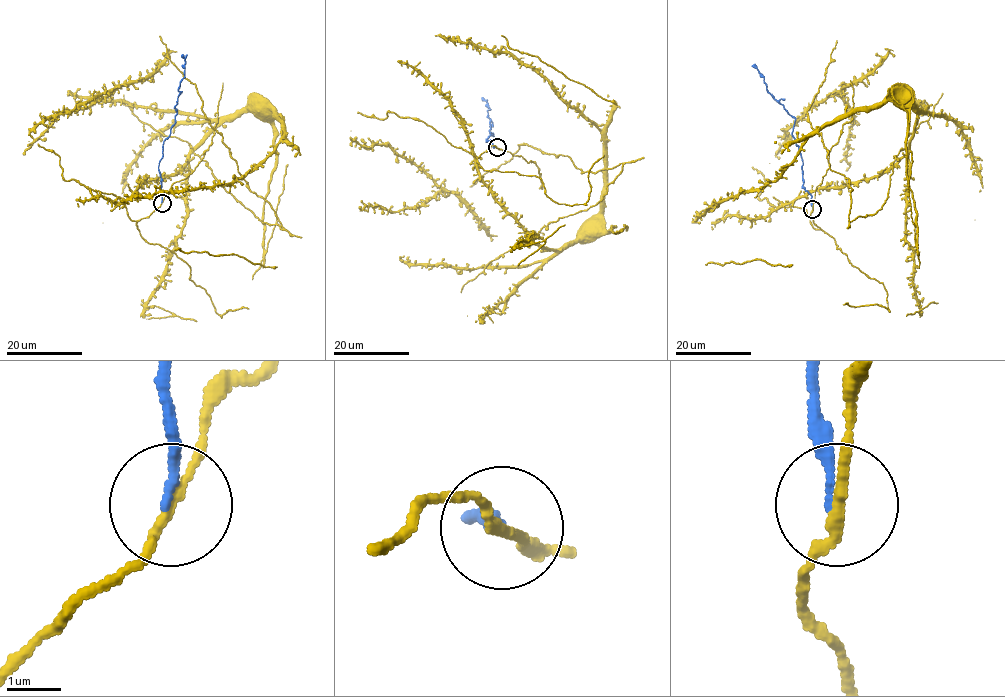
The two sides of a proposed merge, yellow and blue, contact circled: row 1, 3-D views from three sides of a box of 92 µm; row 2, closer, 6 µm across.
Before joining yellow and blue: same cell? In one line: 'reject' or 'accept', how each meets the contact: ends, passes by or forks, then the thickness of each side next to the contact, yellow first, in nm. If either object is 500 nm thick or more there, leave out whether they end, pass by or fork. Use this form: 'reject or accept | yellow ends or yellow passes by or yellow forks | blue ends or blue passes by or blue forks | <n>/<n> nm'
reject | yellow passes by | blue ends | 170/180 nm

